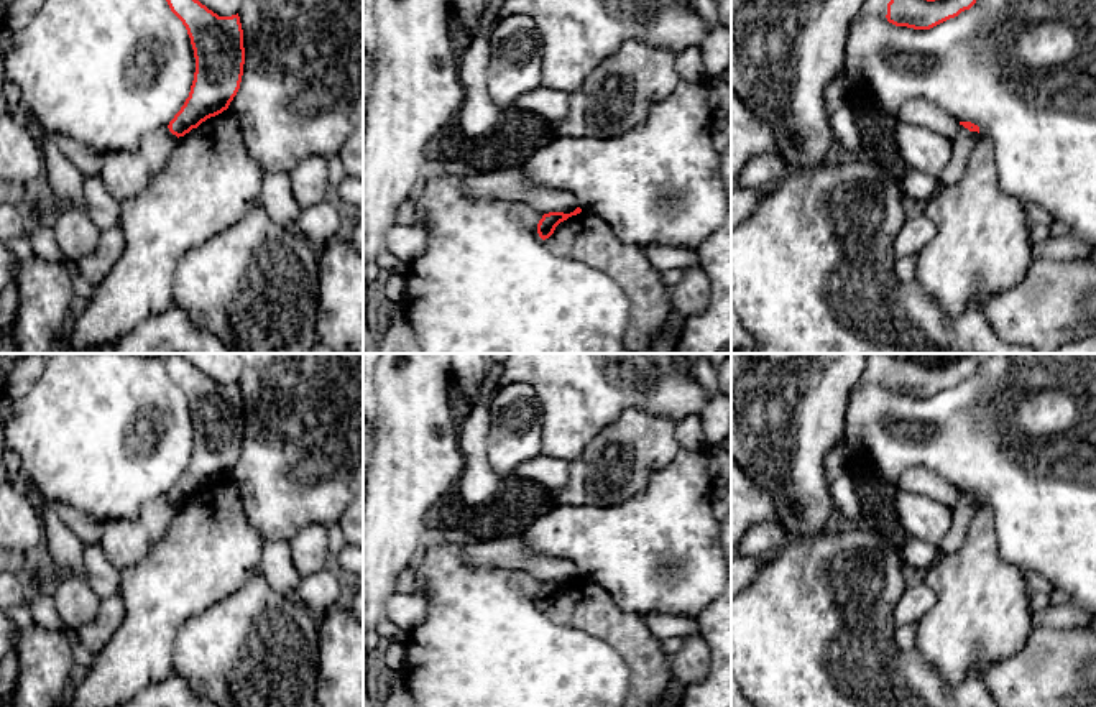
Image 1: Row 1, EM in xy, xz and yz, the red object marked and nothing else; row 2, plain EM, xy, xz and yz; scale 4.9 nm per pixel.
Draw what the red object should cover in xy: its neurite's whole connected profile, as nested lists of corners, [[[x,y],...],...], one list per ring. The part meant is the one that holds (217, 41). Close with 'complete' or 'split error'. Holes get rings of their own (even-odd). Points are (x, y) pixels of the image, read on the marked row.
[[[166,0],[171,12],[182,21],[191,38],[196,58],[196,72],[189,97],[181,110],[169,122],[173,135],[184,136],[202,122],[228,109],[237,95],[243,76],[245,48],[240,16],[219,16],[199,0]]]; complete

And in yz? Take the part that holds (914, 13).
[[[891,0],[886,18],[896,26],[930,30],[969,10],[974,3],[976,0]]]; complete

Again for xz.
[[[577,207],[577,209],[575,209],[573,212],[570,212],[570,214],[564,214],[564,212],[549,212],[549,214],[544,214],[542,219],[541,219],[539,224],[537,224],[537,233],[539,233],[539,237],[541,237],[542,240],[549,238],[549,237],[554,233],[555,227],[557,227],[560,222],[564,222],[564,220],[567,220],[569,217],[577,215],[577,214],[580,214],[580,212],[582,212],[582,209]]]; complete

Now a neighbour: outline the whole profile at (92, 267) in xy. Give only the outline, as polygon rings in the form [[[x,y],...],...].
[[[120,225],[100,232],[97,247],[76,263],[79,276],[92,286],[102,283],[125,250],[125,233]]]

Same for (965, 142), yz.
[[[963,125],[958,127],[956,136],[953,140],[953,153],[946,164],[946,168],[938,176],[940,186],[955,184],[961,179],[968,159],[971,153],[974,151],[978,141],[981,138],[981,133],[969,132]]]

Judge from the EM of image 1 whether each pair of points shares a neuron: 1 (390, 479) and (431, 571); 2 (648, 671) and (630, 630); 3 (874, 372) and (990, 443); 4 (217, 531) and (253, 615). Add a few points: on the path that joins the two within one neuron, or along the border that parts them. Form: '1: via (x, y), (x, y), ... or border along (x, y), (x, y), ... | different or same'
1: border along (423, 548), (413, 564) | different
2: via (648, 661), (633, 640) | same
3: border along (860, 378), (884, 385) | different
4: border along (258, 569), (240, 587), (209, 607) | different

